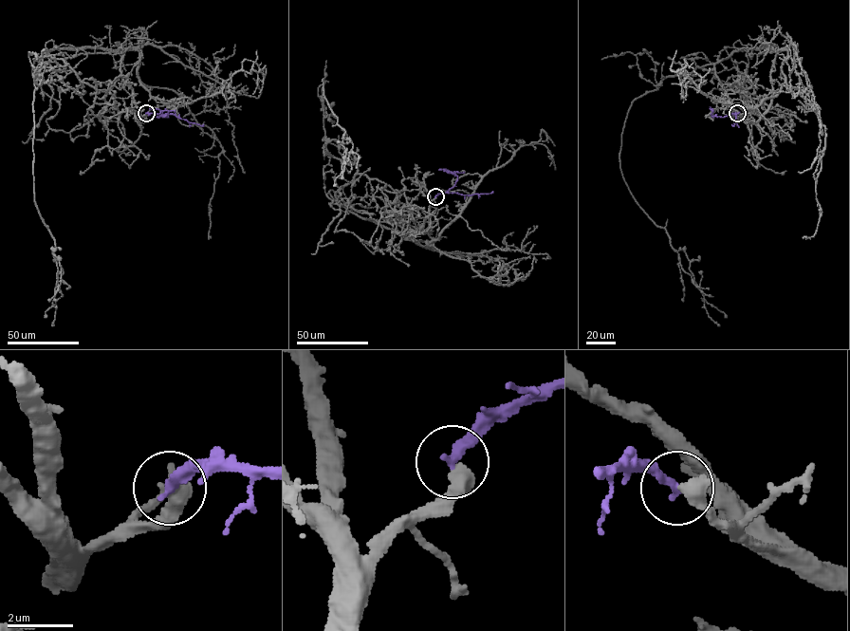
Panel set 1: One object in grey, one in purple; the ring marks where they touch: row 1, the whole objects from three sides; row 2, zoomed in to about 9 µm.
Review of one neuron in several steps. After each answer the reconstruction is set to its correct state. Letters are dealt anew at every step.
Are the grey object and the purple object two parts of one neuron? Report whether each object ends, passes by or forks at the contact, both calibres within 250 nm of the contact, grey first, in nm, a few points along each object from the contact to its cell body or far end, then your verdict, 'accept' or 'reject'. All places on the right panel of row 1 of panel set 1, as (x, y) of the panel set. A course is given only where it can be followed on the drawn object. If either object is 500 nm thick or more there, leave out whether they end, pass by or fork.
550/320 nm | grey via (738, 114), (712, 64), (666, 77), (632, 102), (619, 157), (719, 325) | purple via (738, 114), (712, 117), (712, 112) | accept

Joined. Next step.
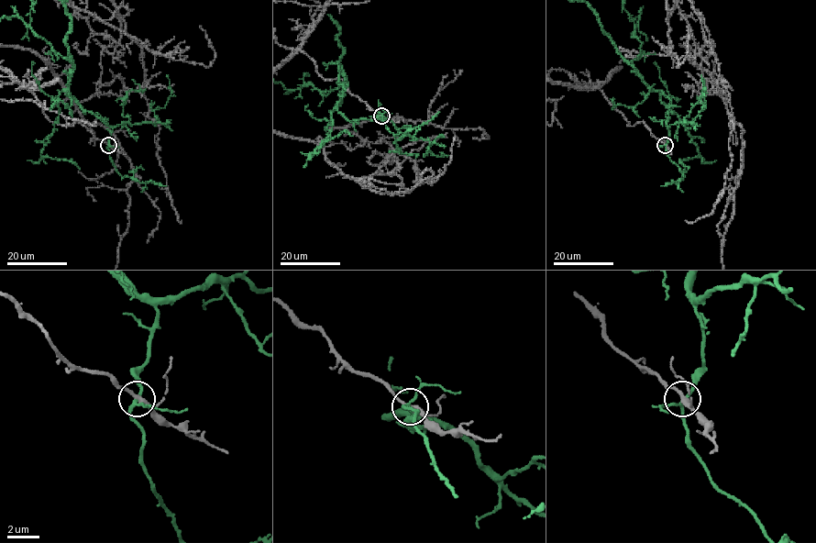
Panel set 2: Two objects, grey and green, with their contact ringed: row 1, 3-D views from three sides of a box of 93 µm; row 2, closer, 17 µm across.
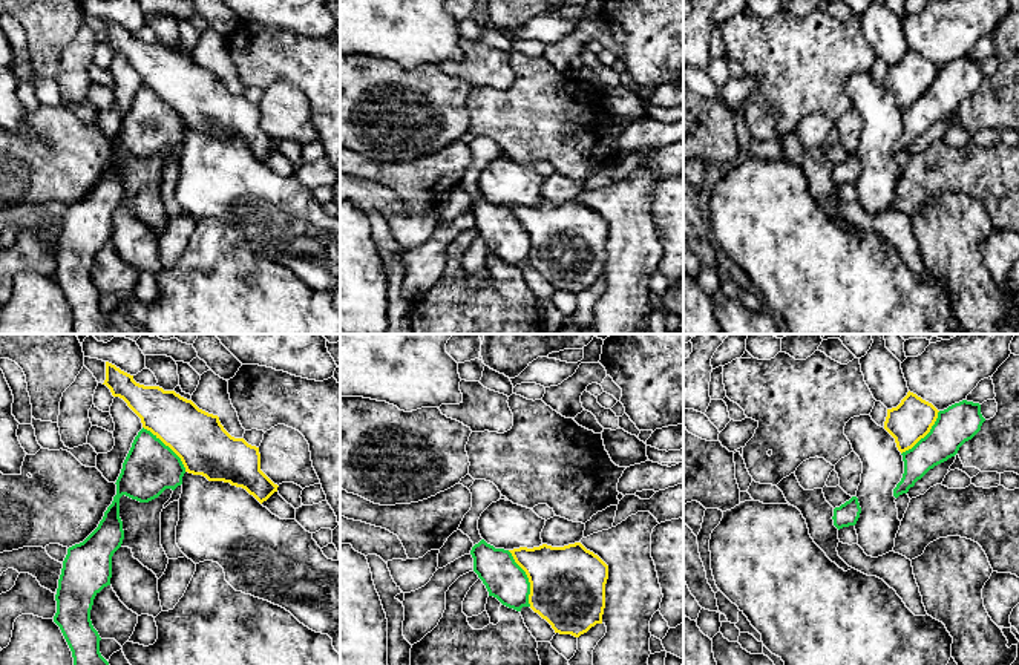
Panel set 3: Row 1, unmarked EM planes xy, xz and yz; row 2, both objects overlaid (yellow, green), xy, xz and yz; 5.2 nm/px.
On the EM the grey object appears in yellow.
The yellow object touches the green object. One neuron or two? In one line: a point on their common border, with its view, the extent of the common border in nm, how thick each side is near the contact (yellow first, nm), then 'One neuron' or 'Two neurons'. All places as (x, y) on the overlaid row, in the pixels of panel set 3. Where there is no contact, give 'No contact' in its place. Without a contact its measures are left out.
Touches yellow at xz (527, 576). Shared border 320 nm. Thickness 400 nm (yellow) against 220 nm. Two neurons

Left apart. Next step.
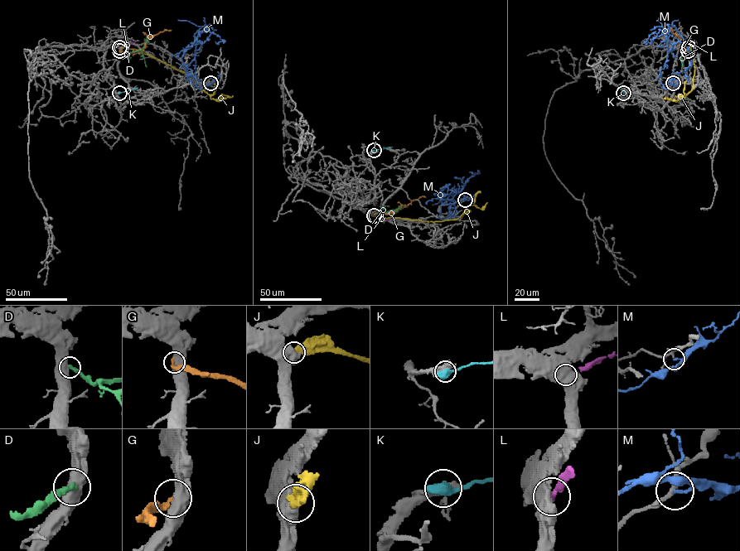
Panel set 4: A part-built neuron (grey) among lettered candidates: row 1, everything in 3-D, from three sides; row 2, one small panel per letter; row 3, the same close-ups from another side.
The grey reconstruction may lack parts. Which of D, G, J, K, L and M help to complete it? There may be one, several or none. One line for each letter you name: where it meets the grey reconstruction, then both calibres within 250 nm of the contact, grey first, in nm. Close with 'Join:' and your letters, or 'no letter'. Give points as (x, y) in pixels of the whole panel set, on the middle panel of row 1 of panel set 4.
Join: no letter

